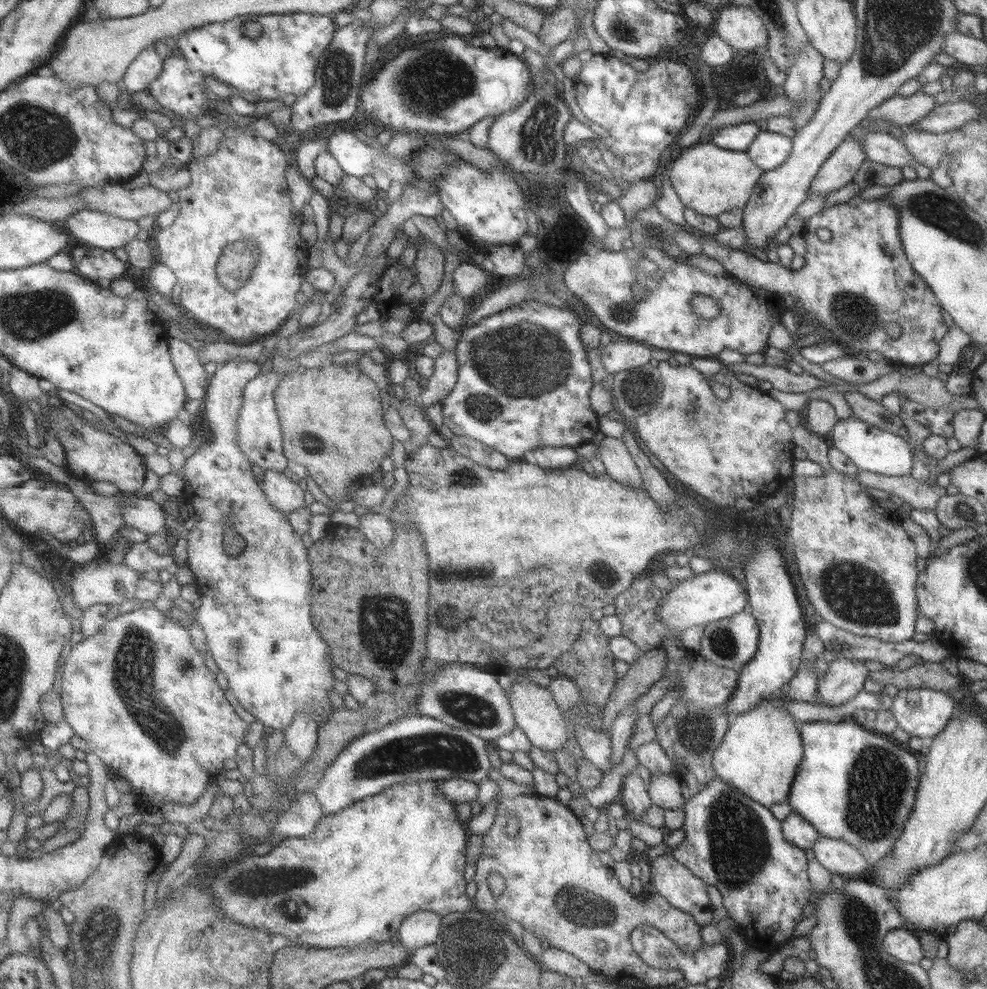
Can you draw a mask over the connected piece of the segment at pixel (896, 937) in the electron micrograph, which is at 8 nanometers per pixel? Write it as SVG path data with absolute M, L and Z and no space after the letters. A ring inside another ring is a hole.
M894 929L884 936L888 955L905 963L919 964L924 957L922 944L913 929Z

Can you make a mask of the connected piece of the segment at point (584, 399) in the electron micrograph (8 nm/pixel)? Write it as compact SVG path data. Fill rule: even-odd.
M531 299L524 304L513 306L494 316L483 318L477 325L466 327L459 336L457 349L459 363L461 364L460 378L454 392L448 395L448 398L443 402L444 423L455 435L480 440L506 454L514 461L524 460L530 450L536 450L542 446L577 448L582 444L591 443L592 437L599 431L600 417L590 406L590 388L592 388L594 380L592 380L592 370L590 370L590 364L588 364L586 350L580 342L580 325L580 316L571 306L558 307L538 299Z

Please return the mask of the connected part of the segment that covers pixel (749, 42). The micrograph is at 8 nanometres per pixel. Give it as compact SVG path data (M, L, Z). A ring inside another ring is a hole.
M726 2L716 12L713 24L714 34L738 53L758 52L768 42L765 24L747 6Z

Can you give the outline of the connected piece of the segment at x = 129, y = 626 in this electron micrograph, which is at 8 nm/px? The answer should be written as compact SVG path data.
M156 607L136 609L124 613L111 620L100 634L87 636L83 641L72 644L63 672L63 703L67 721L75 728L78 735L88 739L92 750L99 754L112 771L127 779L132 784L132 793L144 812L148 804L157 800L165 802L196 804L209 791L210 785L215 784L217 774L224 769L224 762L230 758L238 758L238 748L246 744L246 736L250 732L250 718L240 717L236 713L230 700L226 698L226 690L218 684L216 673L212 672L206 664L206 658L192 642L192 631L180 624L177 619L161 612Z

